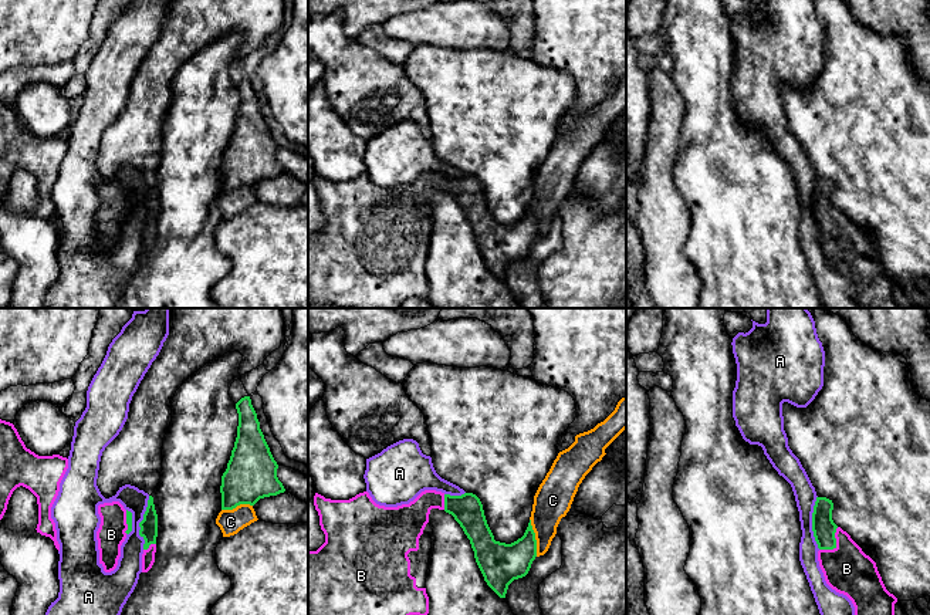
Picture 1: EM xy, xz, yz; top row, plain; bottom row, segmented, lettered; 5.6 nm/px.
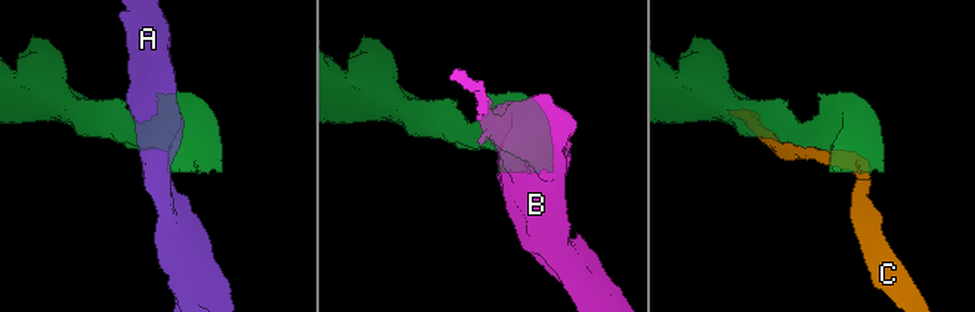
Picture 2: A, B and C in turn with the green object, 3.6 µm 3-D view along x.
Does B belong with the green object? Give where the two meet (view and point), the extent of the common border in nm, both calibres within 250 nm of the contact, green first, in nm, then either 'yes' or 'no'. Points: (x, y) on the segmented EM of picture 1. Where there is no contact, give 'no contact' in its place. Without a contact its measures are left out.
yz (835, 544) | 170 nm | 130/280 nm | yes

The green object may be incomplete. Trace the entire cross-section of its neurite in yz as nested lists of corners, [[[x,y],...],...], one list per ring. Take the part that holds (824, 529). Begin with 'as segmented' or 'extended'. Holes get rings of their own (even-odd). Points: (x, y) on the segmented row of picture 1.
extended; [[[816,497],[812,531],[826,584],[852,601],[855,615],[895,615],[897,598],[886,589],[876,562],[833,523],[832,510],[832,500]]]

